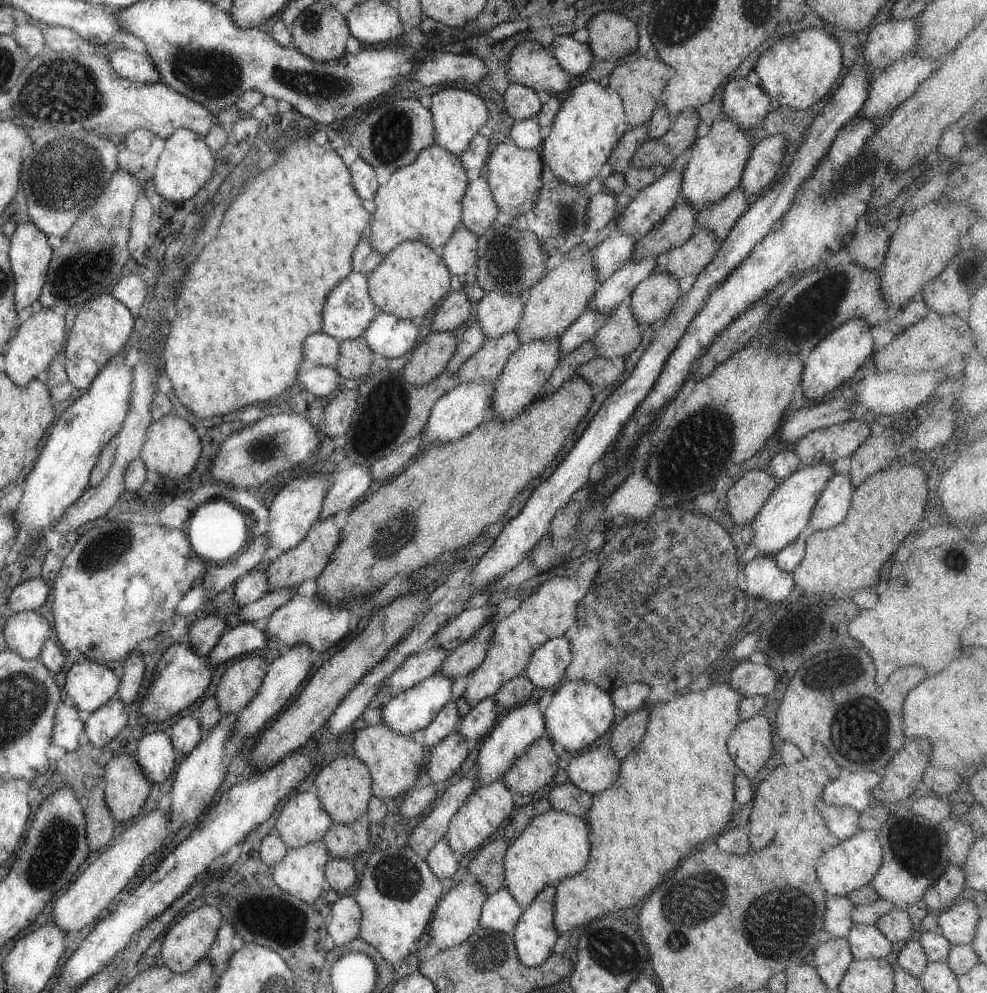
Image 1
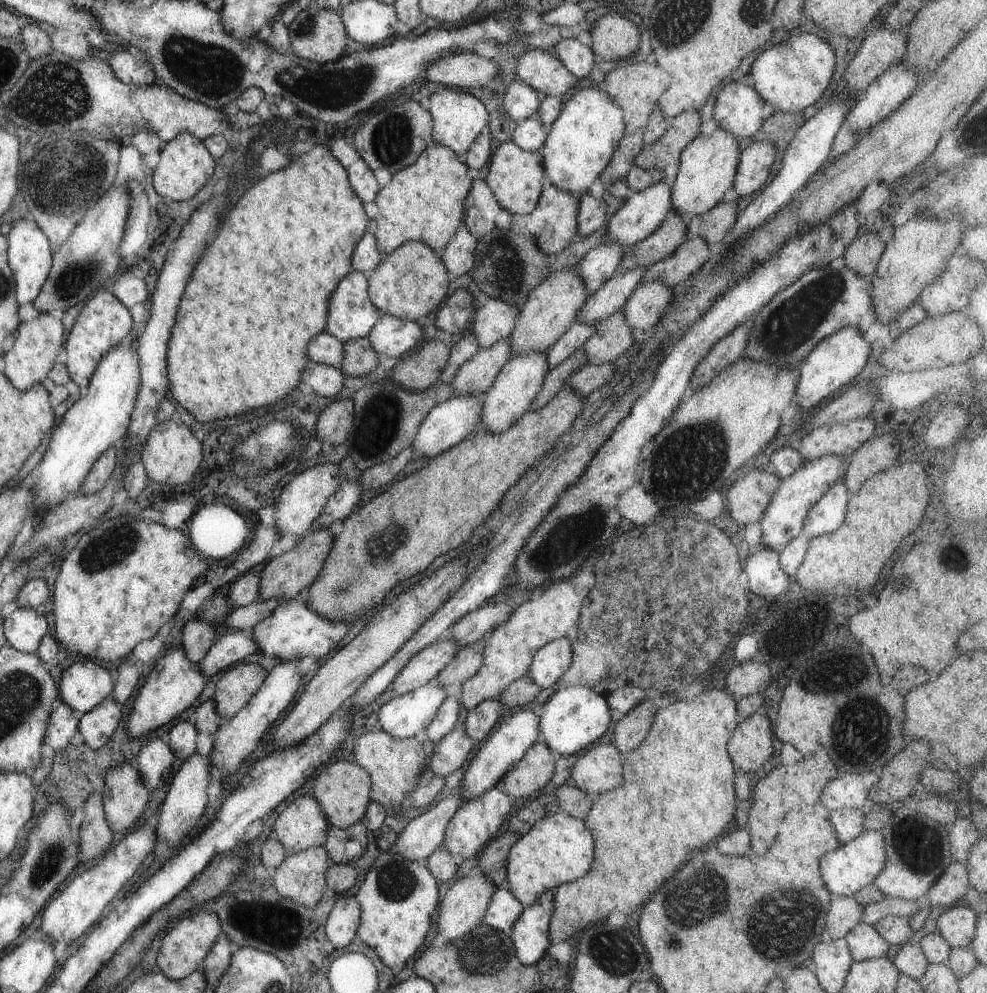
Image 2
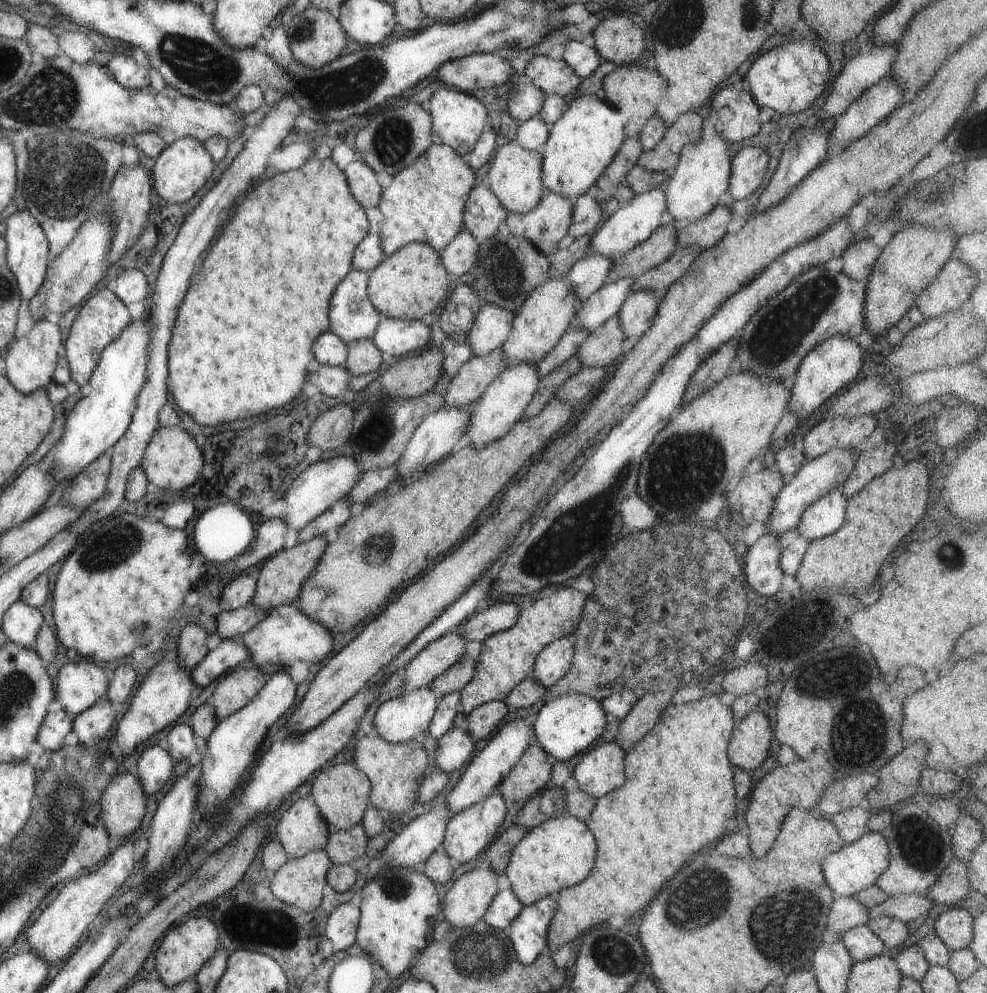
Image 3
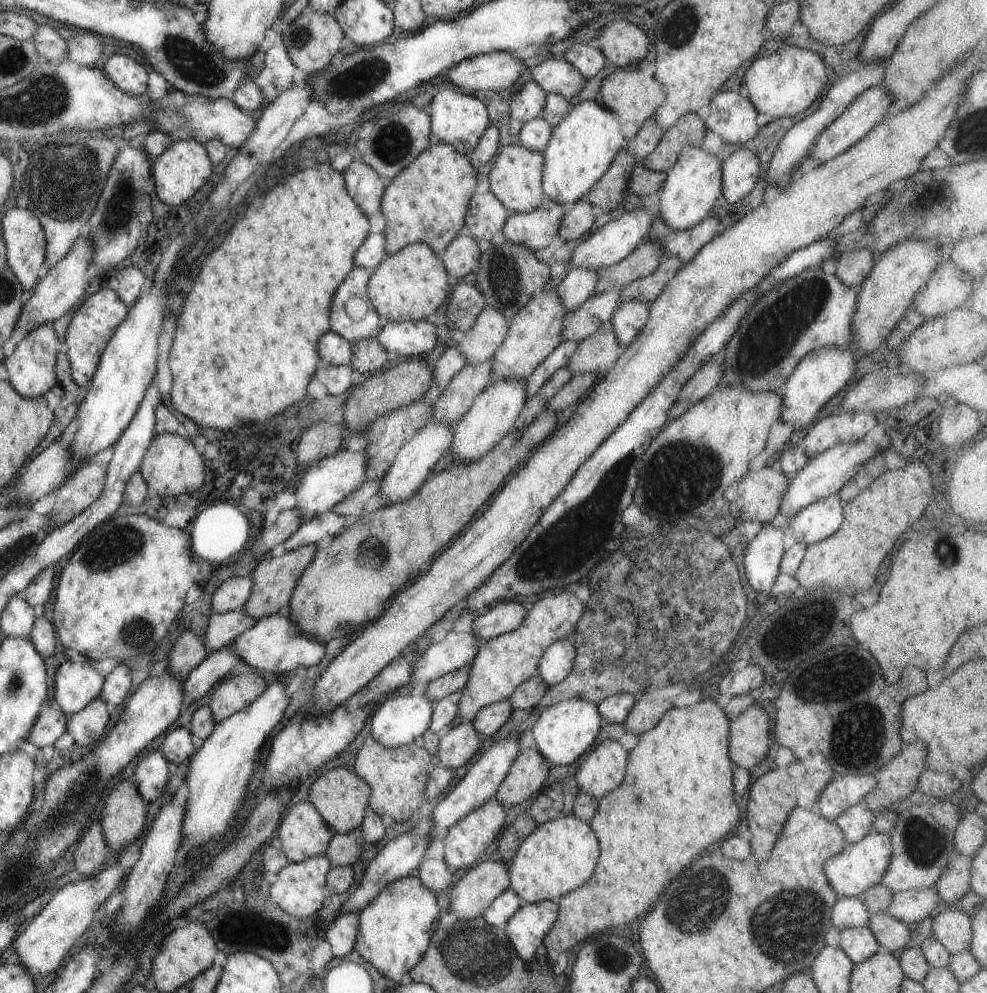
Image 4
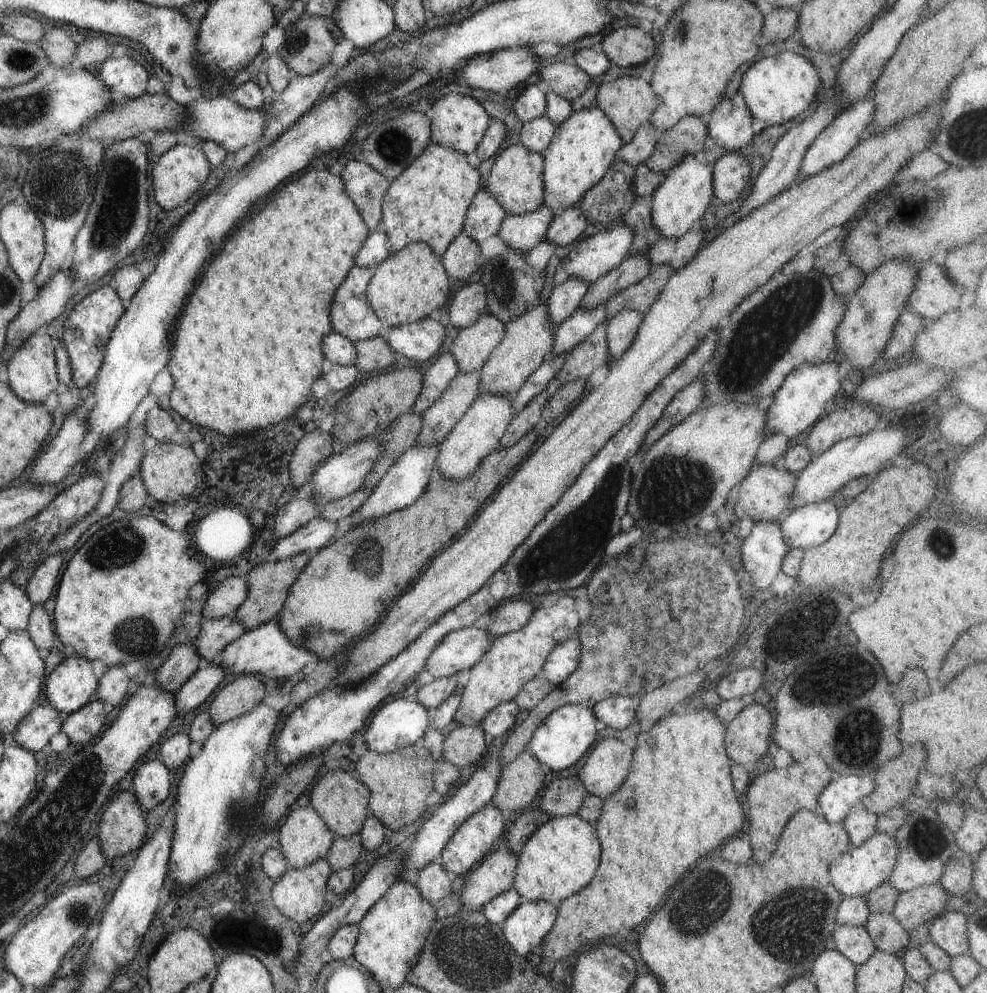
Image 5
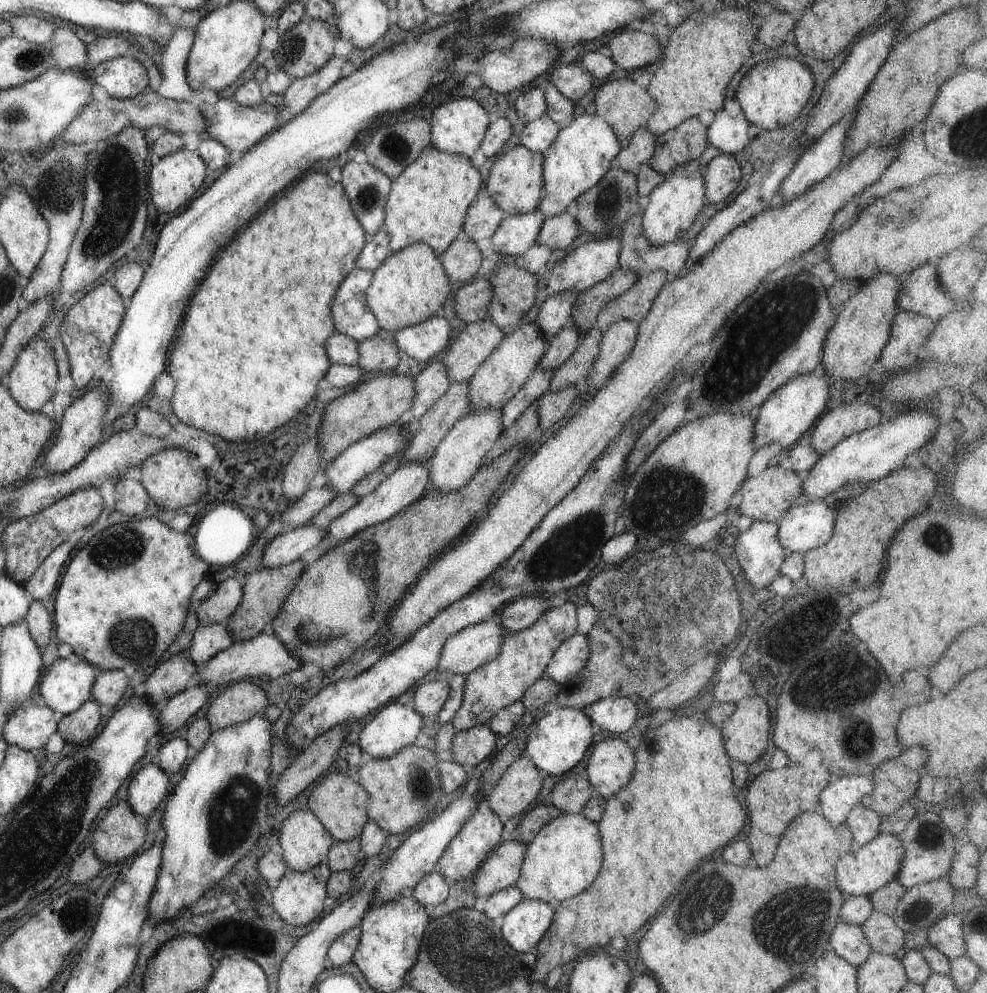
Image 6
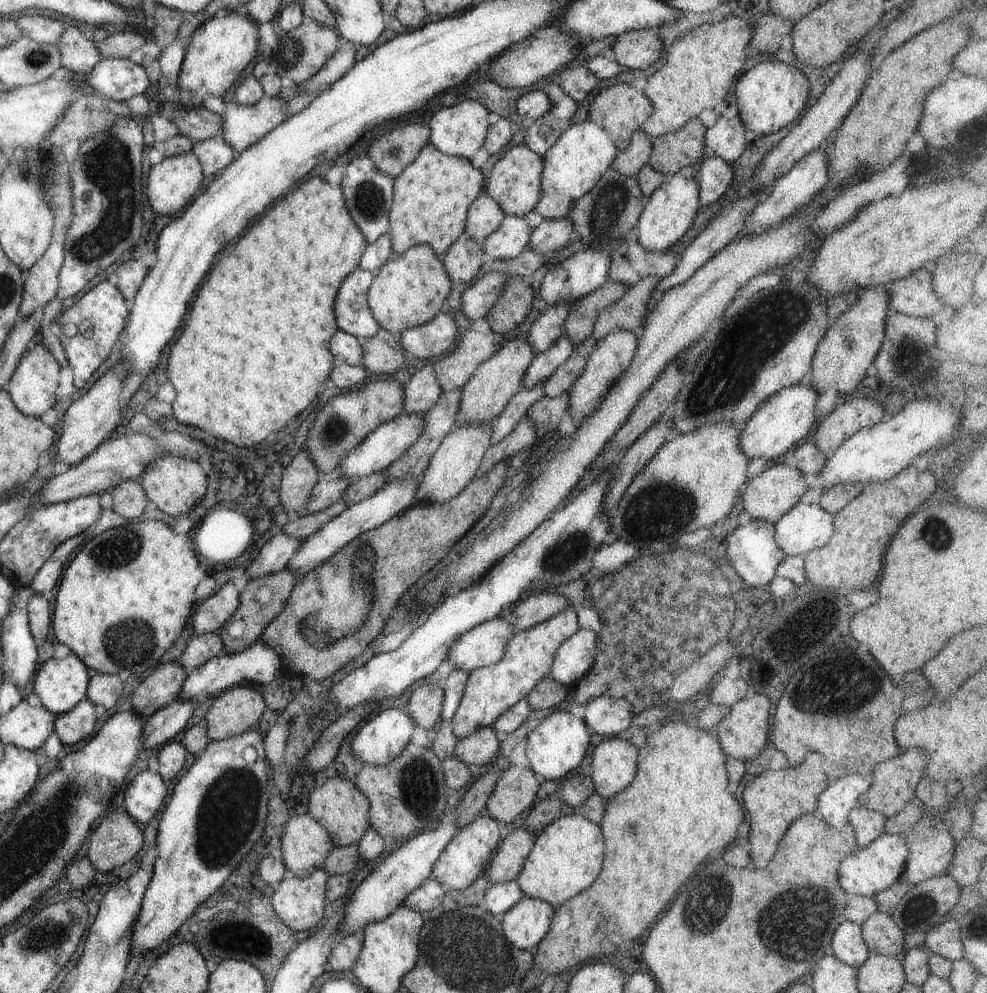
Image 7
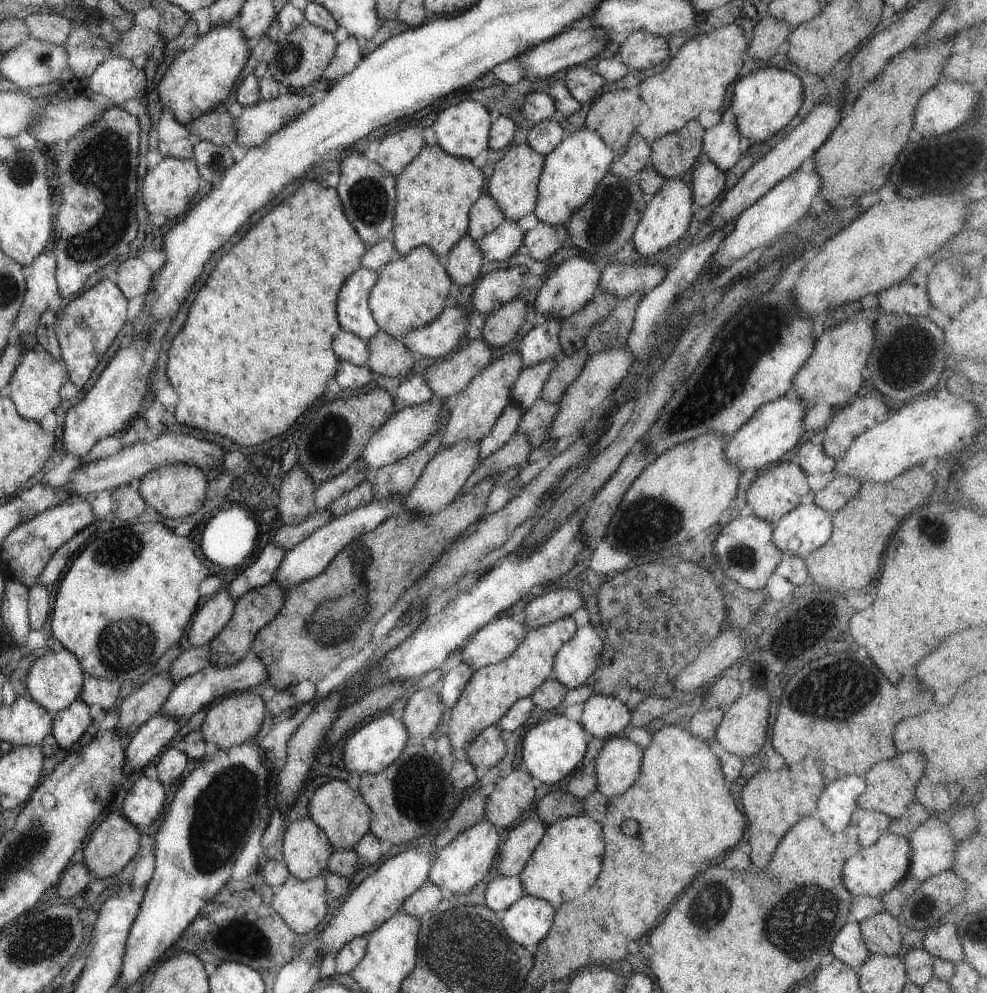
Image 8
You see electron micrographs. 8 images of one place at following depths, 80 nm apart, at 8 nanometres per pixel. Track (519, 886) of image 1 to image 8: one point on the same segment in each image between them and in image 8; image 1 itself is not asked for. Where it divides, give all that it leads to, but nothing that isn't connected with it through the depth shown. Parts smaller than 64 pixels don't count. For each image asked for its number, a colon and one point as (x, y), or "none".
2: (557, 849)
3: (558, 853)
4: (556, 858)
5: (560, 857)
6: (564, 856)
7: (565, 858)
8: (566, 860)

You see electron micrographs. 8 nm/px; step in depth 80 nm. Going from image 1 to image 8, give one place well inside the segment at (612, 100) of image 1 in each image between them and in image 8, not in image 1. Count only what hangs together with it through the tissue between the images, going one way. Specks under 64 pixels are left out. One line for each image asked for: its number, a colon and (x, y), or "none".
2: (583, 137)
3: (581, 143)
4: (581, 145)
5: (584, 145)
6: (582, 151)
7: (570, 168)
8: (570, 172)

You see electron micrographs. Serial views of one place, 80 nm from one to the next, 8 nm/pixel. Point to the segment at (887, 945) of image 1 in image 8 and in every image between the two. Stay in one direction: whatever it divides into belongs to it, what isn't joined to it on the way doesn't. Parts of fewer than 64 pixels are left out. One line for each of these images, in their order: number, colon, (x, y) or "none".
2: (863, 942)
3: (861, 944)
4: (858, 943)
5: (853, 943)
6: (847, 941)
7: (846, 943)
8: (847, 945)

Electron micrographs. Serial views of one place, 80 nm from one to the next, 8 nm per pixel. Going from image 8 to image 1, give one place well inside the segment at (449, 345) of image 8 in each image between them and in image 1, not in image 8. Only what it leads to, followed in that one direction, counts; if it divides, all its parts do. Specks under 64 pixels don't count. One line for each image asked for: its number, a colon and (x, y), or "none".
1: (386, 335)
2: (394, 337)
3: (397, 337)
4: (416, 338)
5: (419, 340)
6: (425, 341)
7: (431, 340)

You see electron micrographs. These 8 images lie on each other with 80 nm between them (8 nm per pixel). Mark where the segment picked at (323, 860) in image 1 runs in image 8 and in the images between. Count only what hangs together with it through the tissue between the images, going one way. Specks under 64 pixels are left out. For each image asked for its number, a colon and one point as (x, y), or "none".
2: (300, 877)
3: (299, 882)
4: (298, 888)
5: (299, 894)
6: (298, 899)
7: (298, 902)
8: (300, 904)

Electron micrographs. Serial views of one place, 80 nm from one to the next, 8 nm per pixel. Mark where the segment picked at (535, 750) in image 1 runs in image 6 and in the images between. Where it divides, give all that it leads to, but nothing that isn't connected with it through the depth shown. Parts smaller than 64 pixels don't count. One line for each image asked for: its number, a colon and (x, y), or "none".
2: (534, 770)
3: (532, 771)
4: (525, 778)
5: (519, 782)
6: (516, 790)

